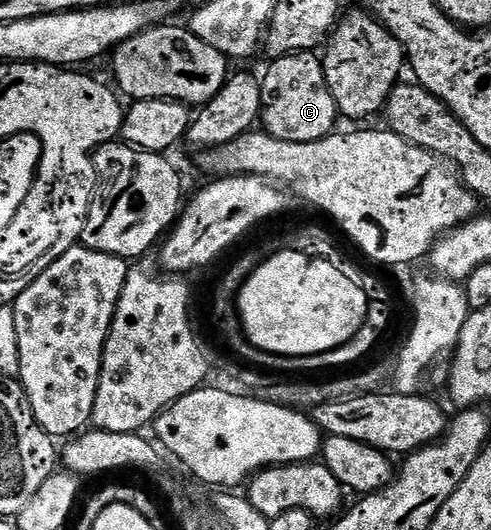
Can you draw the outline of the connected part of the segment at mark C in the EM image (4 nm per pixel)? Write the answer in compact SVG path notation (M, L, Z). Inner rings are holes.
M312 51L287 53L284 57L275 58L272 66L262 73L259 124L263 132L269 133L274 139L310 143L329 136L337 128L336 100L326 83L324 62L316 56Z

